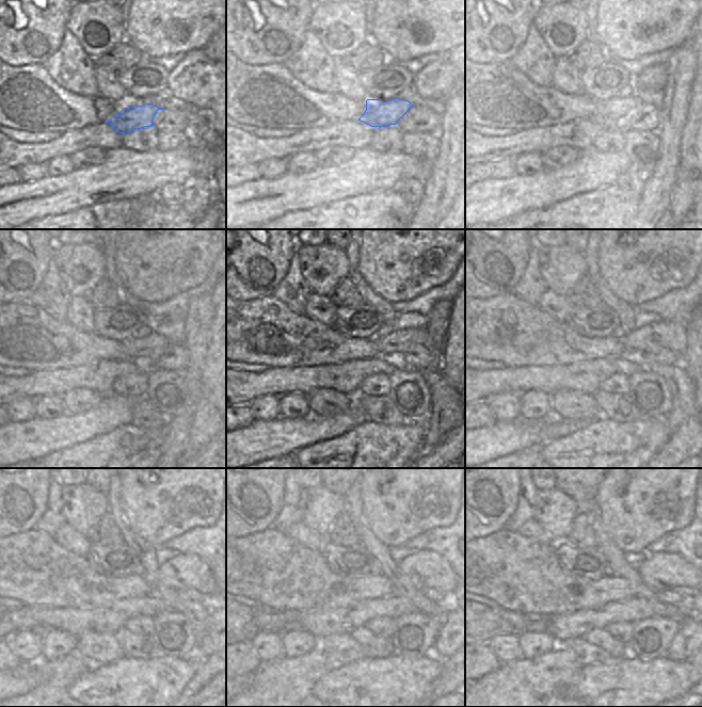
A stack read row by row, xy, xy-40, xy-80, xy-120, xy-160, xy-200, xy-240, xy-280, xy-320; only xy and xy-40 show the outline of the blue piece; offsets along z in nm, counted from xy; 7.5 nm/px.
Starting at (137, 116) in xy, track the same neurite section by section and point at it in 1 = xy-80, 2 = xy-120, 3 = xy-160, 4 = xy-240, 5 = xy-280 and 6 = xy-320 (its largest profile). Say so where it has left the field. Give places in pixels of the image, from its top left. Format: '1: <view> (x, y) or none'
1: xy-80 (613, 109)
2: xy-120 (149, 349)
3: xy-160 (393, 346)
4: xy-240 (185, 571)
5: xy-280 (425, 569)
6: xy-320 (670, 572)

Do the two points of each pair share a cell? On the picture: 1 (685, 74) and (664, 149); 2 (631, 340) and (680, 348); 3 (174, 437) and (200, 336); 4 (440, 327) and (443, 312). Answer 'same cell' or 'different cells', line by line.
1: same cell
2: same cell
3: same cell
4: same cell

